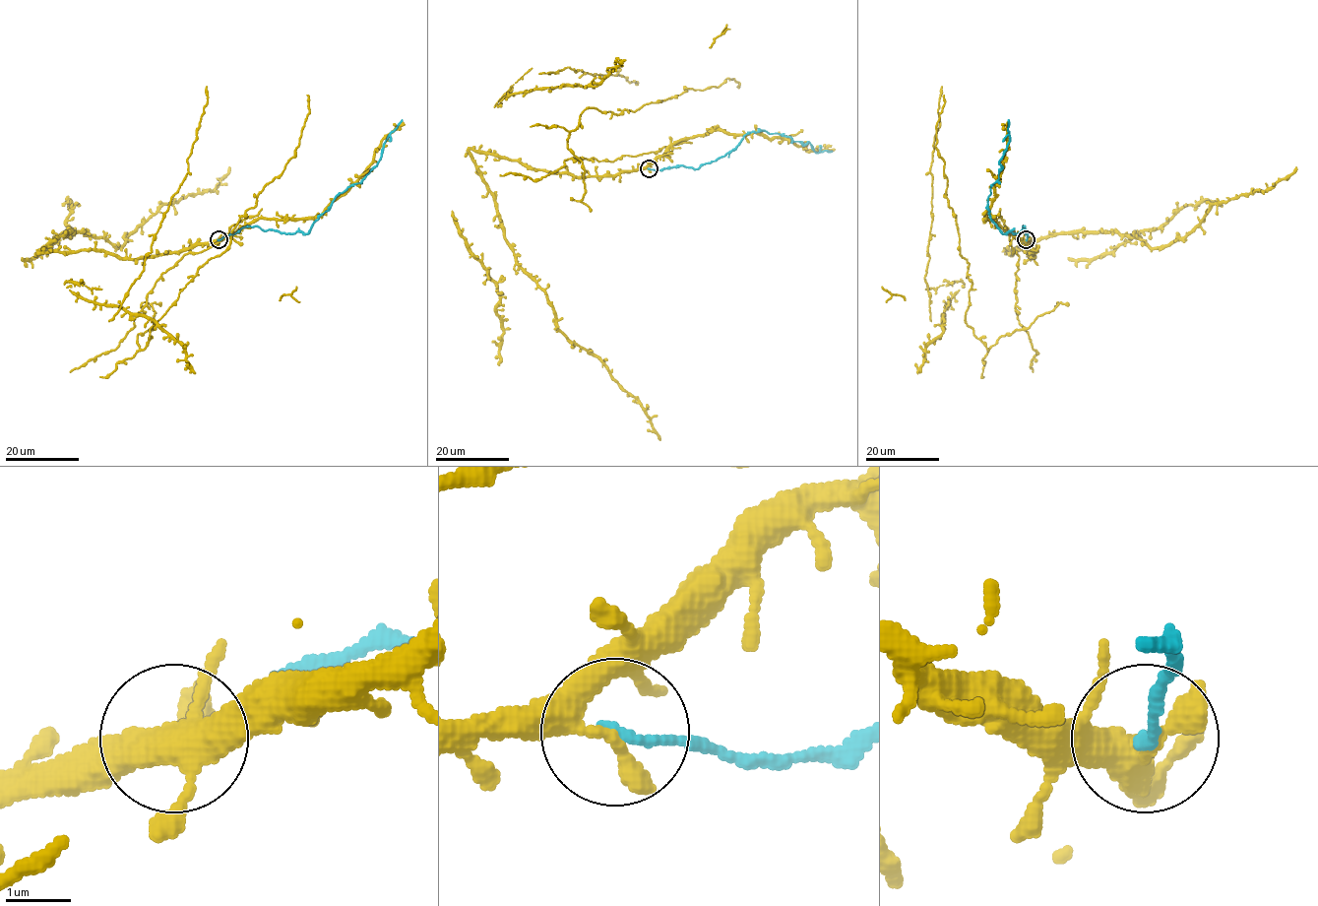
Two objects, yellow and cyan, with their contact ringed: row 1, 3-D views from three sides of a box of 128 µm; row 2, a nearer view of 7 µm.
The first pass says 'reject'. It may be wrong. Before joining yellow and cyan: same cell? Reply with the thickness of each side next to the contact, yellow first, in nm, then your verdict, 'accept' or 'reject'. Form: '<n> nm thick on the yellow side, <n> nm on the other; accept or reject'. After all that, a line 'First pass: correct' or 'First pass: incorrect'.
400 nm thick on the yellow side, 180 nm on the other; reject
First pass: correct

